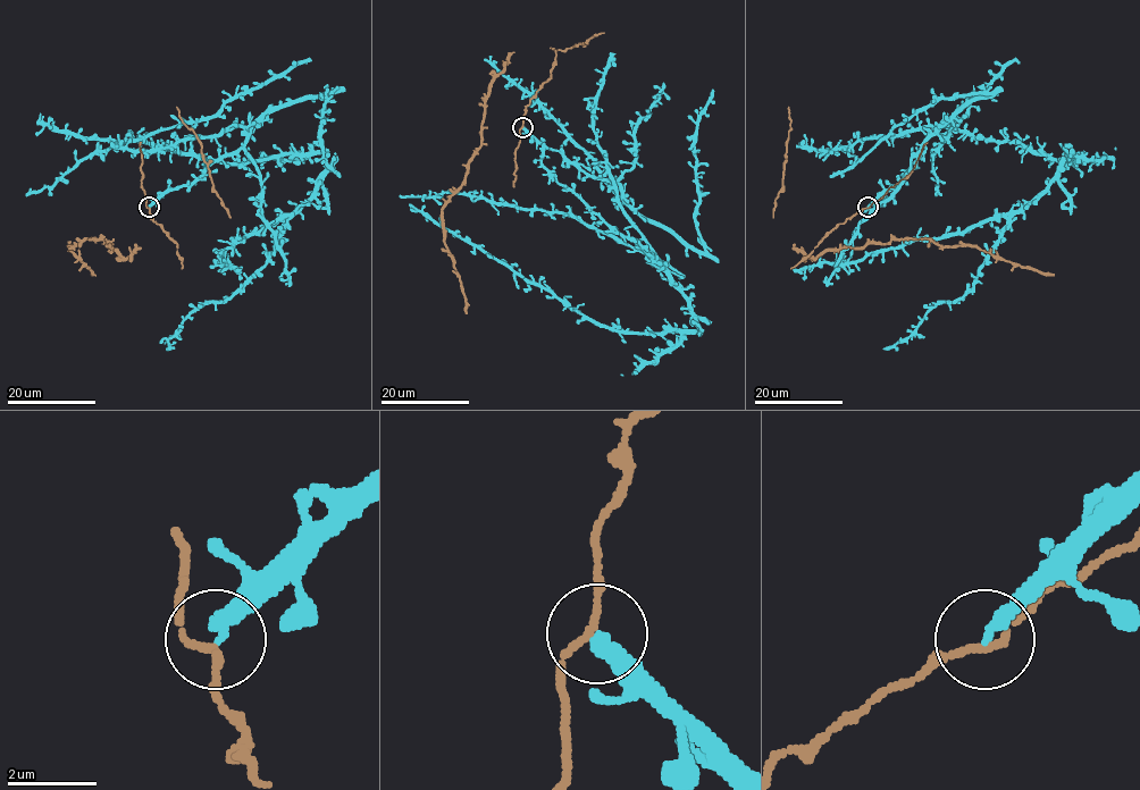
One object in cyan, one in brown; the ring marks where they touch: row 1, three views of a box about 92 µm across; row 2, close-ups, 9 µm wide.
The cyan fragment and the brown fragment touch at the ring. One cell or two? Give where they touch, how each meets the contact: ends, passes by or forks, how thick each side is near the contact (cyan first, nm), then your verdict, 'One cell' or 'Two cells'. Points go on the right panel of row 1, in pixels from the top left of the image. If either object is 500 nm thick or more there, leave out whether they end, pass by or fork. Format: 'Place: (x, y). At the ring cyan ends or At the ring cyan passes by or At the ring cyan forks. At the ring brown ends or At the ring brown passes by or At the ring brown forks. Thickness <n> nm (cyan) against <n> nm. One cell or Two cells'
Place: (868, 207). At the ring cyan ends. At the ring brown passes by. Thickness 320 nm (cyan) against 150 nm. Two cells

